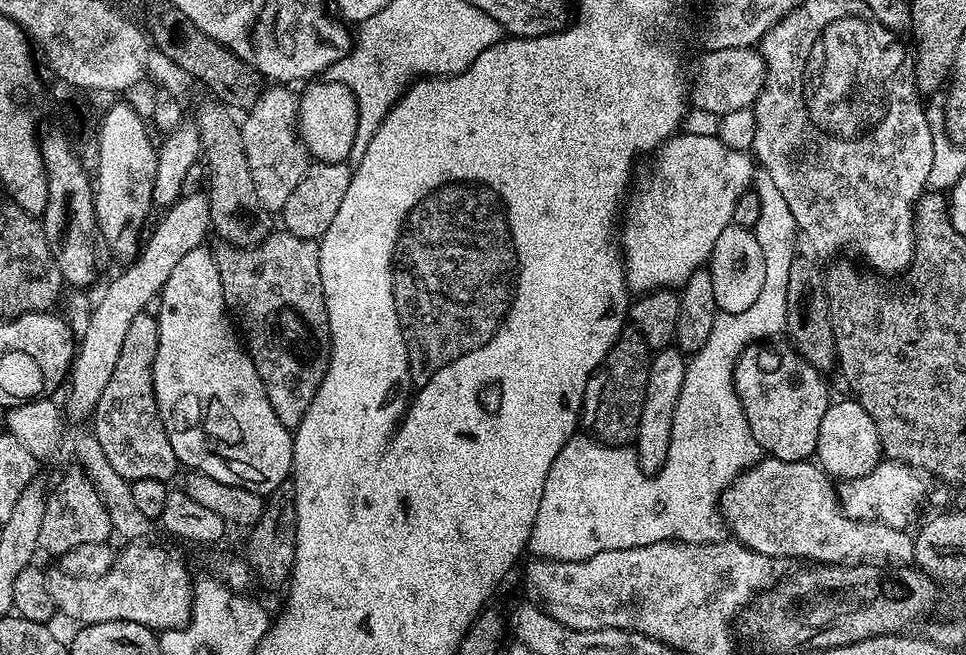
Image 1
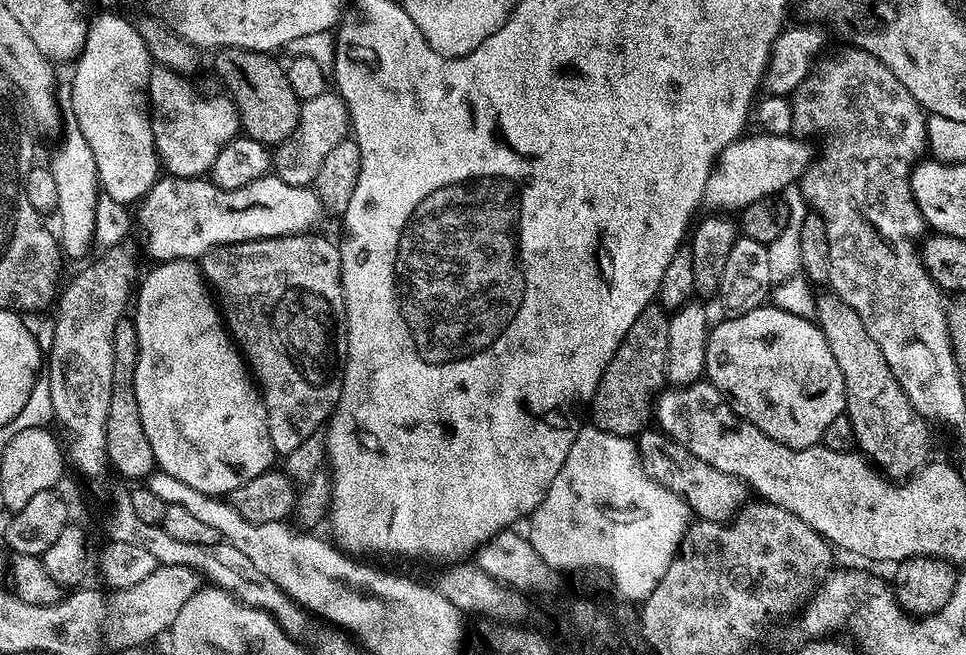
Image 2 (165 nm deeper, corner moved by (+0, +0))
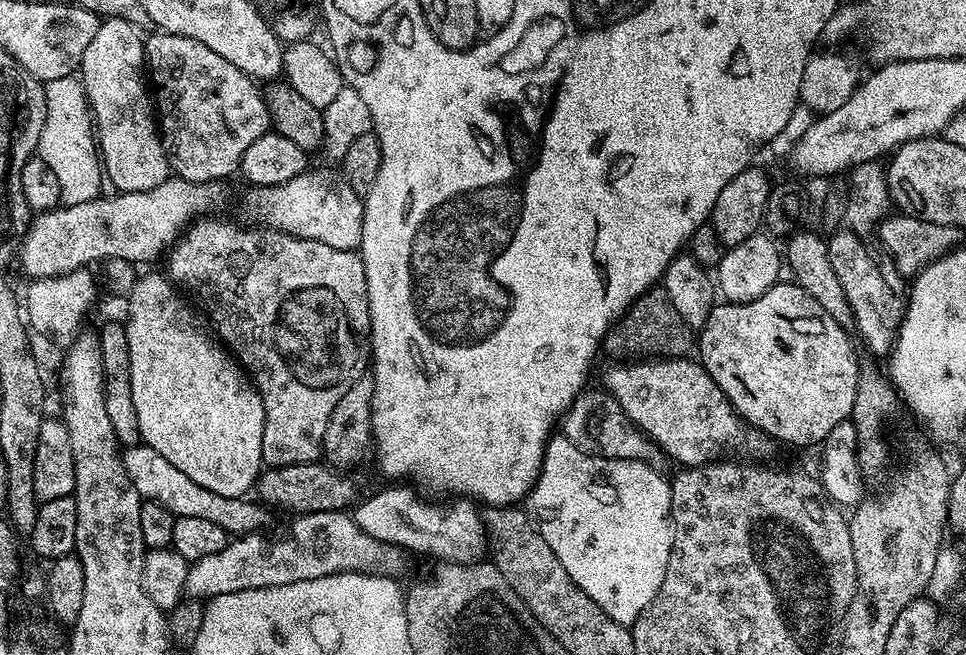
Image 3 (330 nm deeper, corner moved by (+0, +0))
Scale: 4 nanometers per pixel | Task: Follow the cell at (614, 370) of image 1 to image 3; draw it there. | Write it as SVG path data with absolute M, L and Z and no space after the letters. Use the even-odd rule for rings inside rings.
M653 286L647 292L643 292L635 302L631 304L627 312L612 325L607 336L602 341L603 351L608 351L612 358L684 358L694 348L694 329L689 326L674 310L674 302L665 294L663 287Z

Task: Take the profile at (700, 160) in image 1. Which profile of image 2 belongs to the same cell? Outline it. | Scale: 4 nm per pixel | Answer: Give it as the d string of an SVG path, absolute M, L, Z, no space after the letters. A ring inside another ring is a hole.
M741 135L739 140L725 145L723 151L716 156L714 167L707 174L702 200L704 204L706 202L710 207L718 208L714 210L739 210L750 202L775 197L783 193L807 165L809 147L791 135L748 135Z

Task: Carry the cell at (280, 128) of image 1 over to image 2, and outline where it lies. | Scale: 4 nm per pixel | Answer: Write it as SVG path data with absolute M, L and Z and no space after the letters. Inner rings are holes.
M325 90L317 97L303 101L296 129L274 152L274 175L282 182L299 188L311 185L326 154L342 143L350 132L348 108L335 91Z

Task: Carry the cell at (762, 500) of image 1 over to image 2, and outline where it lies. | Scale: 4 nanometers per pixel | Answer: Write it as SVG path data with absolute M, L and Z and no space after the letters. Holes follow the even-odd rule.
M646 430L638 438L638 451L640 461L648 476L654 478L659 484L666 486L674 494L678 494L684 499L689 509L701 516L701 521L717 526L723 525L732 516L732 511L744 500L744 490L746 492L745 481L737 476L726 474L722 470L714 470L702 458L690 454L686 446L682 446L678 441L663 431Z

